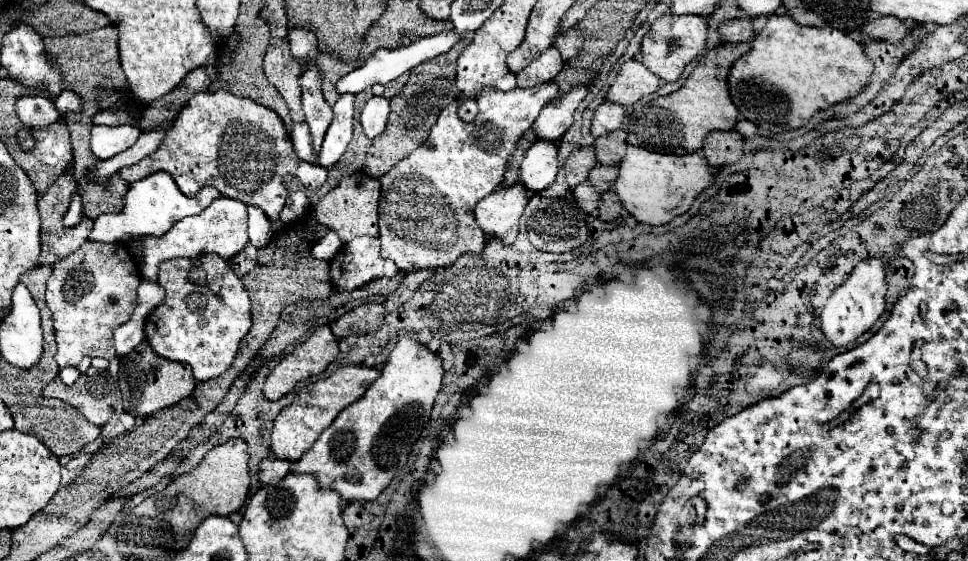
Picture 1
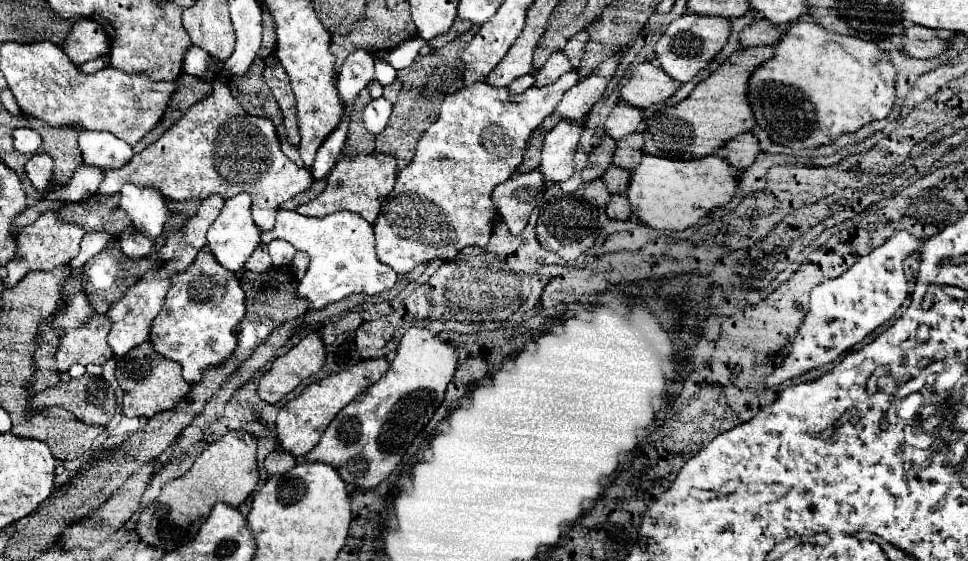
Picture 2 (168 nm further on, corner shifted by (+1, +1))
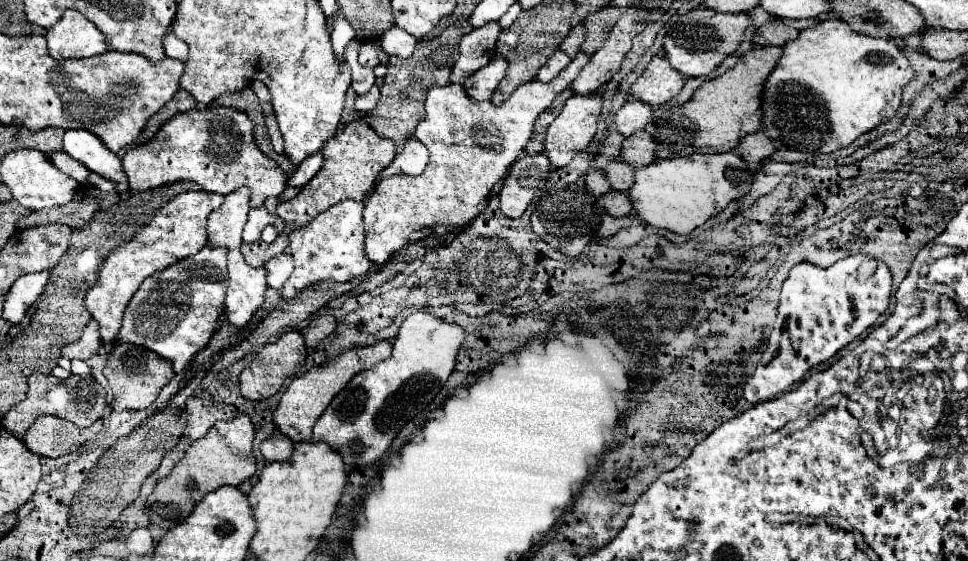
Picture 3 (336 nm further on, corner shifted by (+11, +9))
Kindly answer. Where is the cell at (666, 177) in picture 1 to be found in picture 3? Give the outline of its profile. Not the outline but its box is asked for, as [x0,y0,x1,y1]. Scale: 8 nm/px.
[629,150,751,234]

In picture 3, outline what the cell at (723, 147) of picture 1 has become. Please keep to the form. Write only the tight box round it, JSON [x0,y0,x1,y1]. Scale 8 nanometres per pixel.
[735,132,775,164]

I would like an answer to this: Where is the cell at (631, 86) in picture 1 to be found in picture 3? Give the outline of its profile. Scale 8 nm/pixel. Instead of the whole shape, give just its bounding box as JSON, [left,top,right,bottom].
[629,56,685,106]

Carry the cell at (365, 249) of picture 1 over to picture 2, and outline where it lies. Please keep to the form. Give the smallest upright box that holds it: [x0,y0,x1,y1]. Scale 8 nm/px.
[261,208,397,310]

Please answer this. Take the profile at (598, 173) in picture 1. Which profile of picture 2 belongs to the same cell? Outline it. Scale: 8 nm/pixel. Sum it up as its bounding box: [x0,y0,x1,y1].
[601,166,631,194]

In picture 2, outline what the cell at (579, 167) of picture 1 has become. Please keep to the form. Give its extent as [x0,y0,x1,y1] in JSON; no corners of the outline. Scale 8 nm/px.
[581,138,615,182]

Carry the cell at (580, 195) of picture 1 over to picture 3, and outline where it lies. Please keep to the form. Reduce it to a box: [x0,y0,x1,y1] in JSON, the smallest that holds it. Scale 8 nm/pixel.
[585,170,611,196]

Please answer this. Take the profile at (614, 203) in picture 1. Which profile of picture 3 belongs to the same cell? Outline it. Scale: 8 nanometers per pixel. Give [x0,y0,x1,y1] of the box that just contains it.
[603,190,633,216]

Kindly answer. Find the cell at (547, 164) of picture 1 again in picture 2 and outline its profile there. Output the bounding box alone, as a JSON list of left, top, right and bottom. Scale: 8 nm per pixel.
[539,120,585,182]

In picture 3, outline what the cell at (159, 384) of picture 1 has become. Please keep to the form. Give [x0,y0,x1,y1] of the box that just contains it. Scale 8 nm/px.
[105,342,175,412]

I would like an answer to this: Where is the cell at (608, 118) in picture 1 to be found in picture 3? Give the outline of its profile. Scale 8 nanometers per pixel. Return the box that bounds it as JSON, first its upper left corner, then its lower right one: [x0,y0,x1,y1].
[613,100,653,136]

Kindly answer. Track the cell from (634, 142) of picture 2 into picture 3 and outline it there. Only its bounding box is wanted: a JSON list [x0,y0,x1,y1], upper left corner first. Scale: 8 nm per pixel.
[619,130,655,168]

